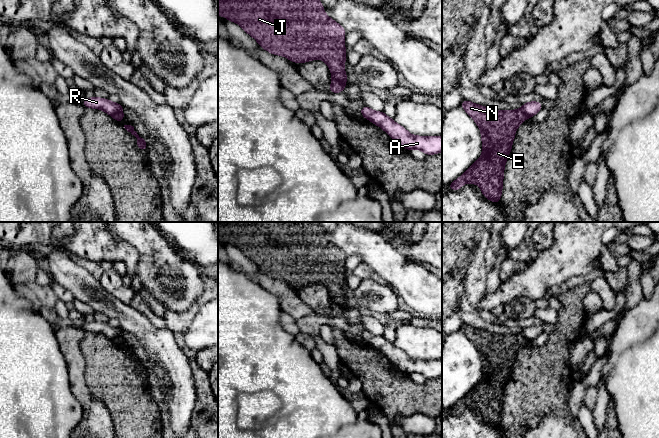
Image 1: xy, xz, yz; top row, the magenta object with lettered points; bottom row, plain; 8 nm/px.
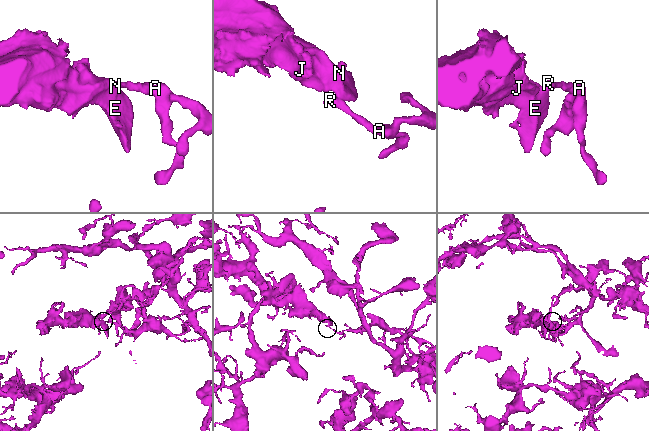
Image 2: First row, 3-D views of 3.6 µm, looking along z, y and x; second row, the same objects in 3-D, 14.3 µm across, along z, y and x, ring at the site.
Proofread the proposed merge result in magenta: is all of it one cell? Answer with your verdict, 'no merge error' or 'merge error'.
merge error

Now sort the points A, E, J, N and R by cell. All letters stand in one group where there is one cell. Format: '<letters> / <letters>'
A R / E J N

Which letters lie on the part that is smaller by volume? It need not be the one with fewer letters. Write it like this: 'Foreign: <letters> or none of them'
Foreign: E, J, N

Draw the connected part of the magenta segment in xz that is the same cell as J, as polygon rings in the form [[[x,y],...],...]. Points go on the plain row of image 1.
[[[218,222],[218,238],[228,245],[238,247],[247,258],[255,262],[263,273],[274,279],[282,279],[292,286],[302,288],[316,283],[325,285],[333,302],[346,307],[345,253],[326,239],[318,222]]]

